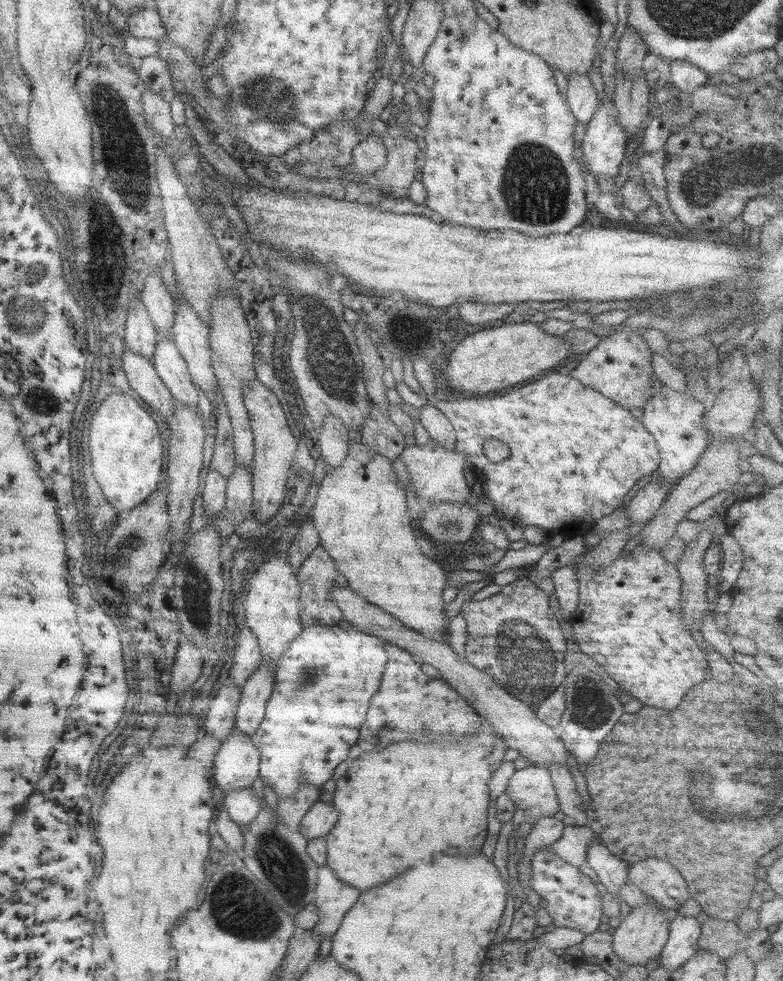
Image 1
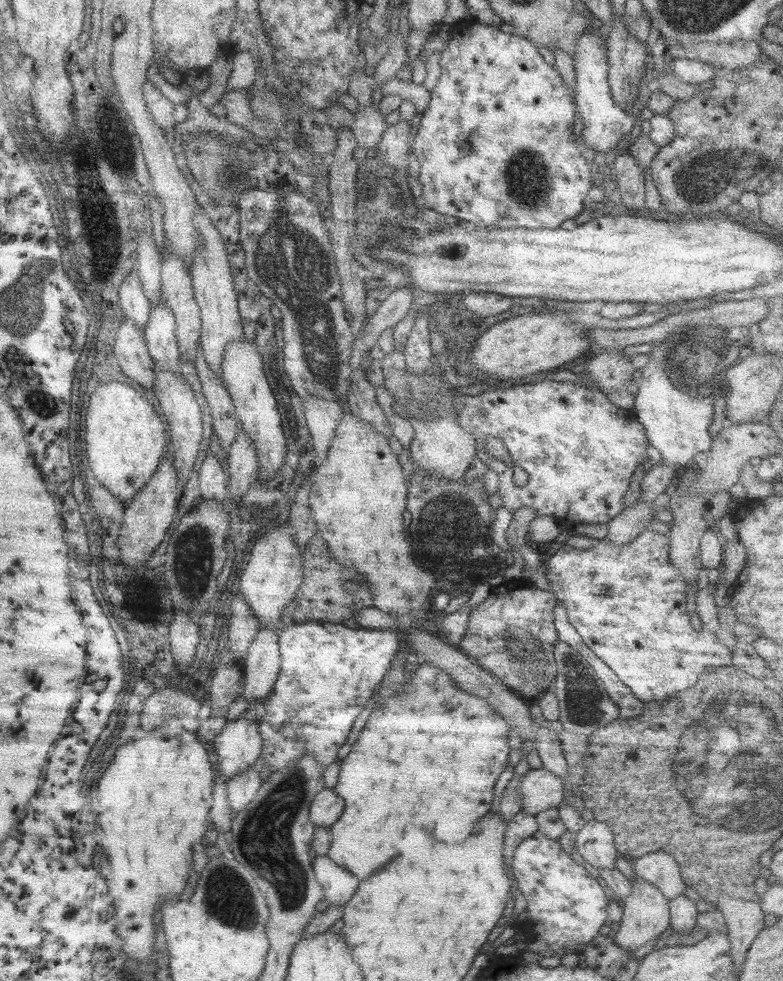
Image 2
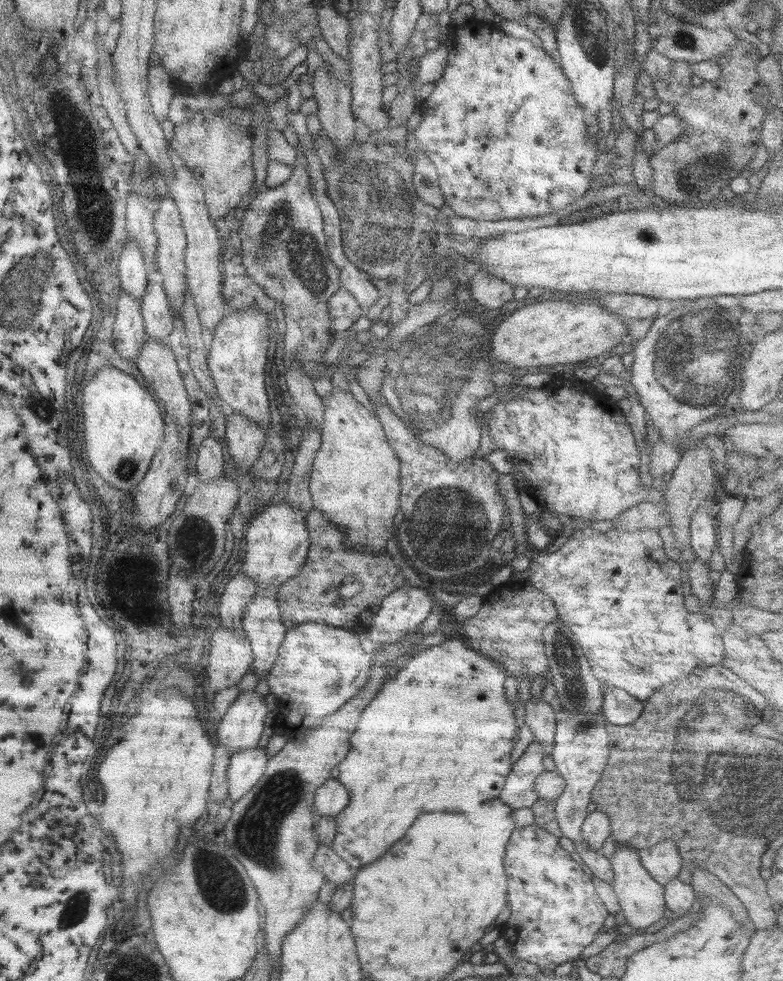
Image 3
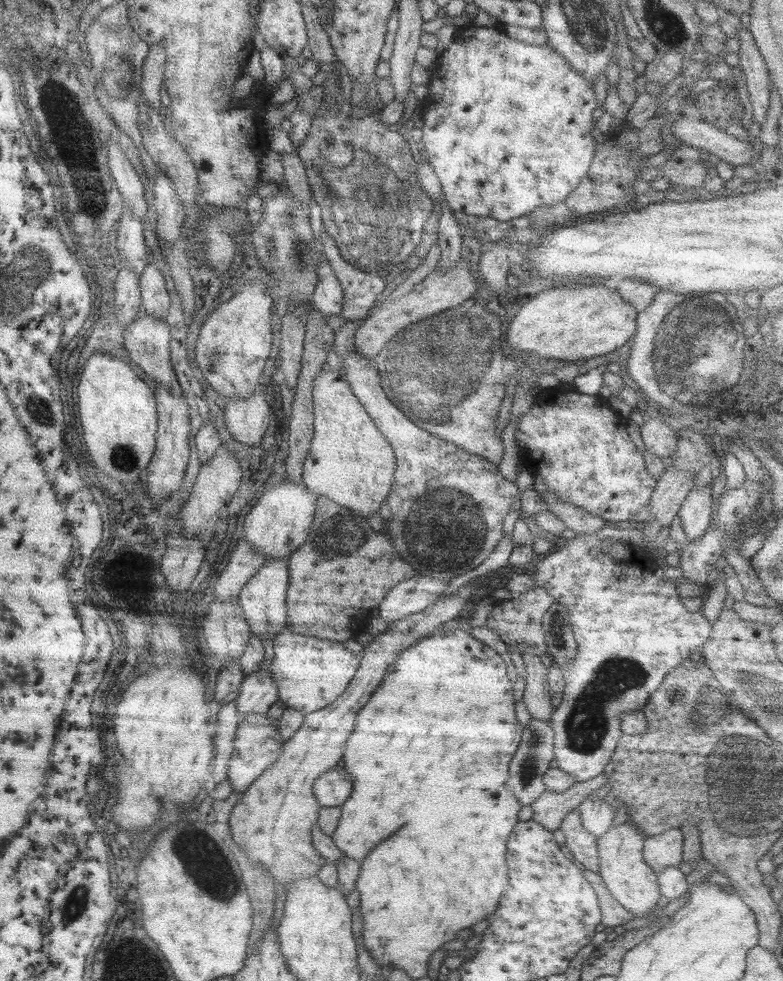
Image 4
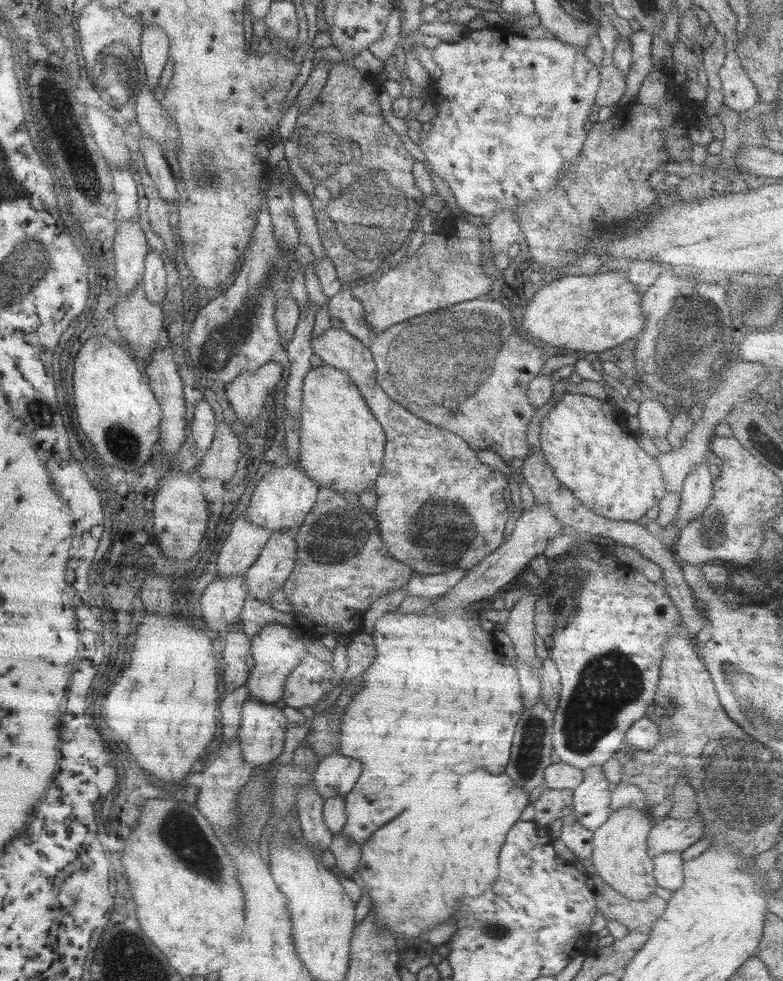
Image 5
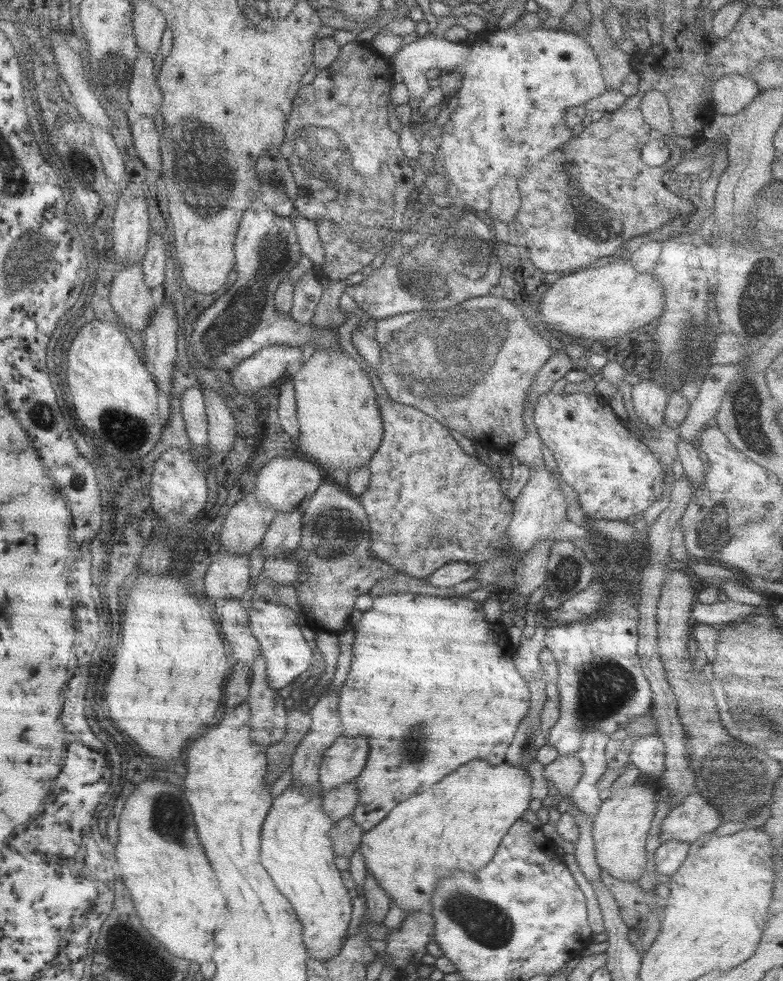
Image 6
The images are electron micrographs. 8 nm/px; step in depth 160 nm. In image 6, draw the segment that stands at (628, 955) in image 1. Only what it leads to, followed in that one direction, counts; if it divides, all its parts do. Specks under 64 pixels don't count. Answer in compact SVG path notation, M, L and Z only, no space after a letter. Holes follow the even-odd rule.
M638 782L625 790L610 791L593 820L593 856L599 872L602 870L619 882L636 882L646 874L645 840L651 828L657 792Z

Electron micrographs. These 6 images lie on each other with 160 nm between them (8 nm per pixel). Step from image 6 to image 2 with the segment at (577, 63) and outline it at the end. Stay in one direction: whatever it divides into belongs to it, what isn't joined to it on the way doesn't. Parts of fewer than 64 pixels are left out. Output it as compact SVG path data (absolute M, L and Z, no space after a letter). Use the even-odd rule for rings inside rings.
M471 24L471 26L457 26L455 30L450 30L451 38L447 44L439 51L440 76L436 80L435 86L430 90L430 100L427 108L421 114L419 123L412 130L409 143L409 151L412 152L419 163L417 172L418 183L421 185L421 198L426 204L425 208L452 217L463 225L474 228L557 228L563 220L573 218L579 214L583 206L583 198L587 195L587 190L592 186L592 173L589 171L588 162L582 157L582 149L575 142L576 135L573 130L573 119L576 112L569 90L563 84L562 78L551 65L543 61L539 55L538 48L522 36L517 36L513 31L511 34L502 32L498 26Z

